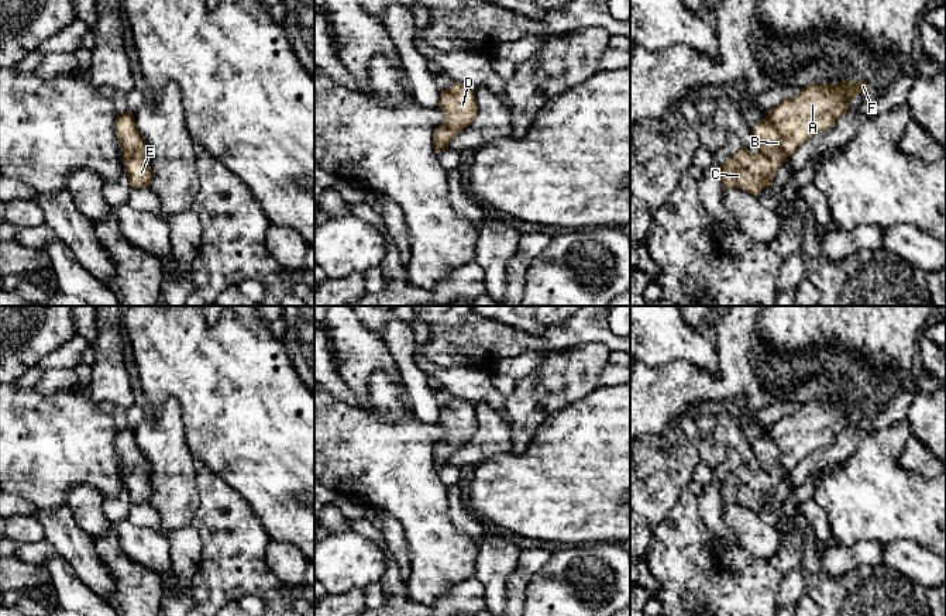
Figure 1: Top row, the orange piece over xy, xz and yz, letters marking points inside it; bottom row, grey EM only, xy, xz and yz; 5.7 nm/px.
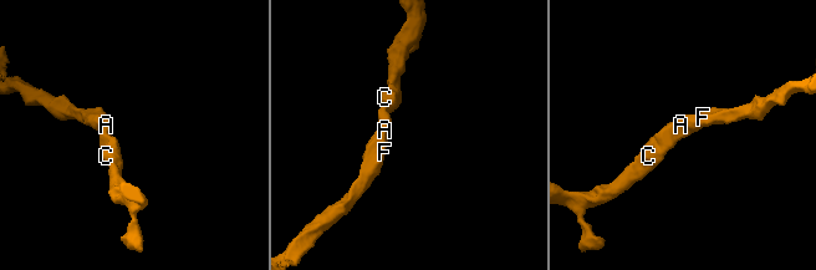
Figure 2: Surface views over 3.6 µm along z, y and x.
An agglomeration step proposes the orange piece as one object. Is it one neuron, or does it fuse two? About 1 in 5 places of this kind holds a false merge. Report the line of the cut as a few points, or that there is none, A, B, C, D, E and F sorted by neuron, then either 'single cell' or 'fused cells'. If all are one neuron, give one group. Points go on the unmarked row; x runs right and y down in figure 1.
no cut | A B C D E F | single cell

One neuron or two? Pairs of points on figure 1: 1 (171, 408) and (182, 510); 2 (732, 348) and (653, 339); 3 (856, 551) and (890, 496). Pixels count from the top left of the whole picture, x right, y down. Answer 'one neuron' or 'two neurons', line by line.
1: one neuron
2: two neurons
3: two neurons

